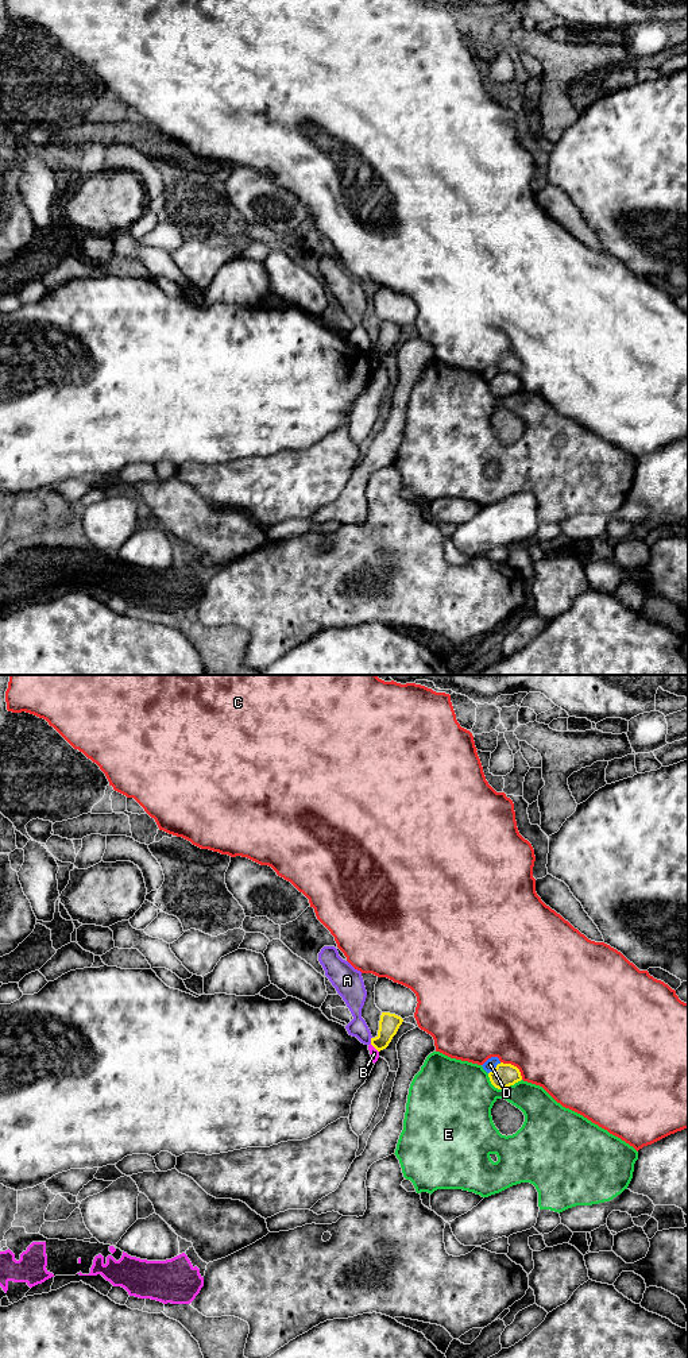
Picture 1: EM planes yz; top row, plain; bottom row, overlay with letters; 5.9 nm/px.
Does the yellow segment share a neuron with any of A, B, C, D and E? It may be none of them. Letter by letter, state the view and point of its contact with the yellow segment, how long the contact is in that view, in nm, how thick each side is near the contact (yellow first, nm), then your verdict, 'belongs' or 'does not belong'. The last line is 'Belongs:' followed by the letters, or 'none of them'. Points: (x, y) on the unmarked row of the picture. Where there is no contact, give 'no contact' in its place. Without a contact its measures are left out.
A: contact yz (371, 348); length 40 nm; calibres 120 and 120 nm; does not belong
B: contact yz (374, 355); length 80 nm; calibres 120 and 50 nm; does not belong
C: contact yz (513, 374); length 170 nm; calibres 140 and 500 nm; does not belong
D: contact yz (495, 377); length 100 nm; calibres 140 and 70 nm; does not belong
E: contact yz (502, 396); length 220 nm; calibres 140 and 380 nm; does not belong
Belongs: none of them

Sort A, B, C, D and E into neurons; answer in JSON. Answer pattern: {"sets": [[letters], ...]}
{"sets": [["A"], ["B"], ["C"], ["D"], ["E"]]}

